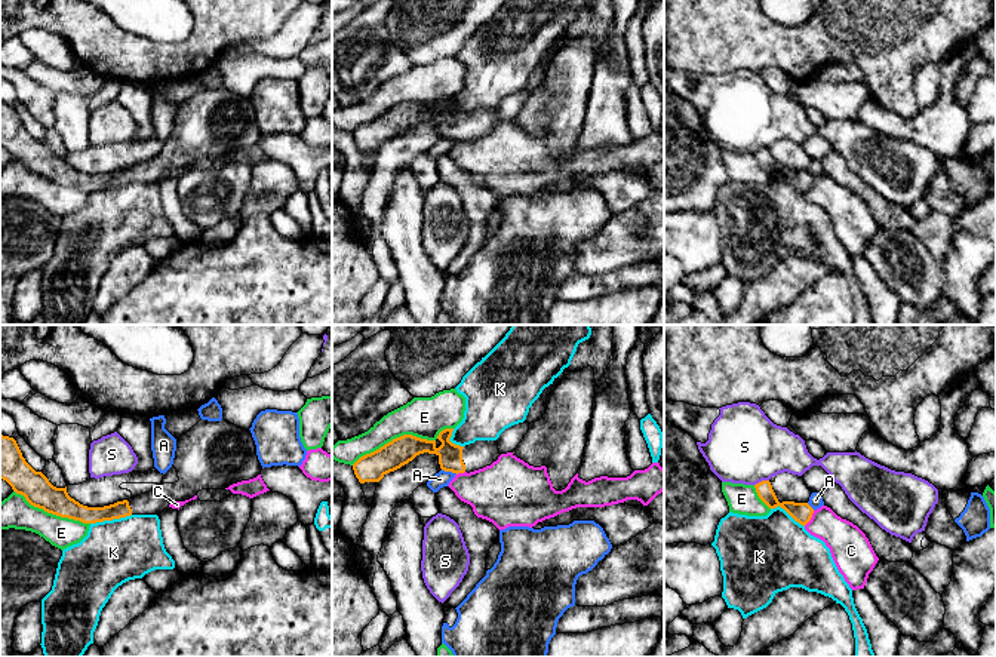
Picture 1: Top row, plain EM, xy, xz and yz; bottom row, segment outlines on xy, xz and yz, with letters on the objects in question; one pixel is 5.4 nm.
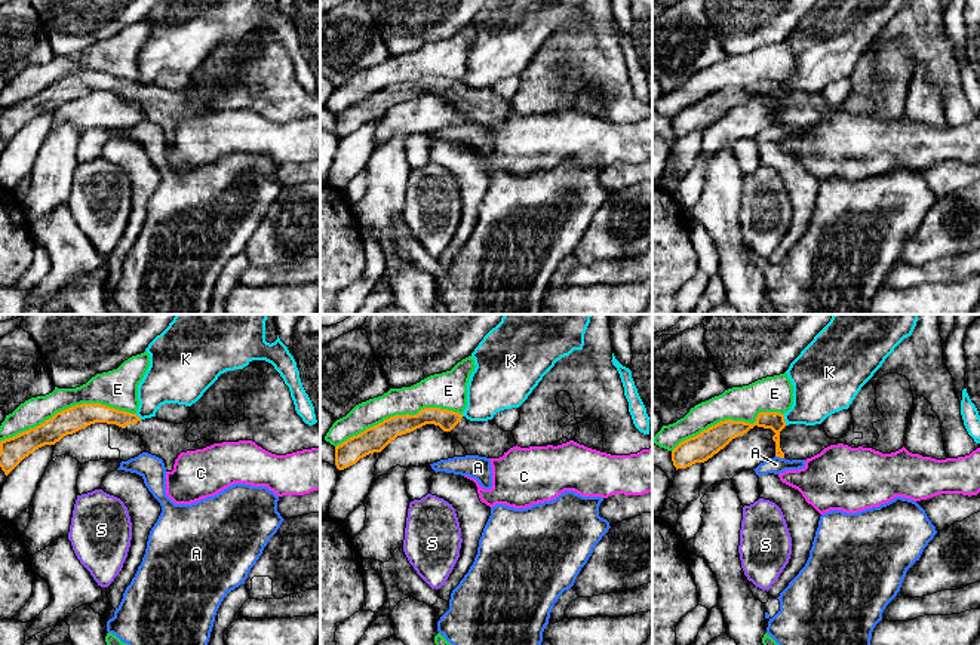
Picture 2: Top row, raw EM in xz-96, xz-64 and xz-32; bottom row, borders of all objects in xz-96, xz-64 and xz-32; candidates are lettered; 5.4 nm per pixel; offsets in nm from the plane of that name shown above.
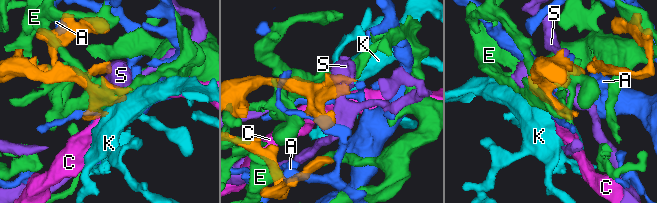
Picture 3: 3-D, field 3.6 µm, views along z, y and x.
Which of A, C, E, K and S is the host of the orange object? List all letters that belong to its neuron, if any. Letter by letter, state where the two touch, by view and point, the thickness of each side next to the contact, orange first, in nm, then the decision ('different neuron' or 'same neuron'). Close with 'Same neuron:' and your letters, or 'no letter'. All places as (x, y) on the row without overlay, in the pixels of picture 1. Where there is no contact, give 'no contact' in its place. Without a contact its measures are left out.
A: xz (449, 138) | 130/90 nm | different neuron
C: yz (811, 184) | 110/200 nm | different neuron
E: xz (403, 103) | 160/220 nm | different neuron
K: xy (110, 187) | 110/340 nm | different neuron
S: yz (762, 149) | 100/400 nm | different neuron
Same neuron: no letter

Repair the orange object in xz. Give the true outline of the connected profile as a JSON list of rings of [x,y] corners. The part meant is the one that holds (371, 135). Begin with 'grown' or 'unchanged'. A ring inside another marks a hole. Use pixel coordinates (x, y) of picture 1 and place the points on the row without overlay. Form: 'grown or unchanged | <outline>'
grown | [[[445,96],[439,101],[437,107],[442,110],[439,116],[436,108],[412,102],[396,105],[379,117],[360,125],[353,132],[354,142],[360,151],[379,150],[387,141],[400,136],[424,120],[436,122],[440,136],[445,139],[470,141],[491,133],[501,123],[497,108],[476,108],[459,114],[449,108],[452,99],[454,96]]]

